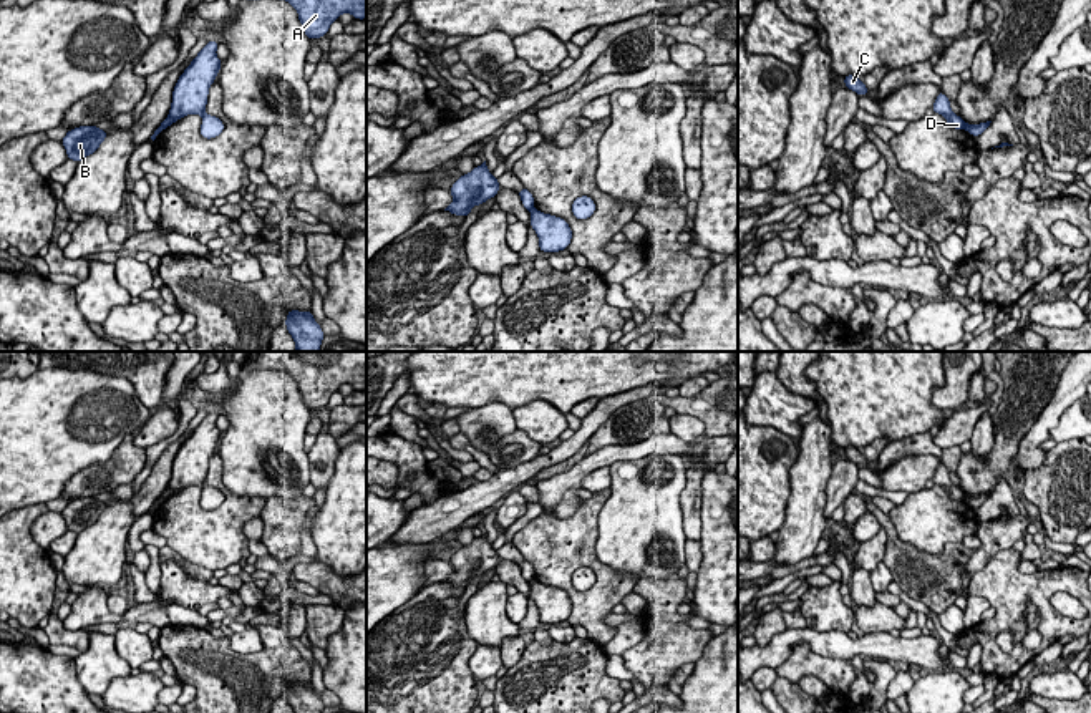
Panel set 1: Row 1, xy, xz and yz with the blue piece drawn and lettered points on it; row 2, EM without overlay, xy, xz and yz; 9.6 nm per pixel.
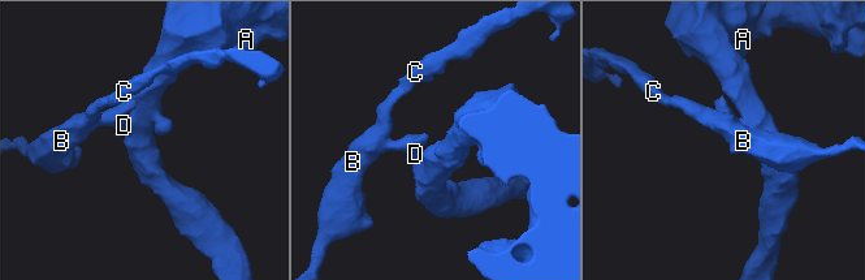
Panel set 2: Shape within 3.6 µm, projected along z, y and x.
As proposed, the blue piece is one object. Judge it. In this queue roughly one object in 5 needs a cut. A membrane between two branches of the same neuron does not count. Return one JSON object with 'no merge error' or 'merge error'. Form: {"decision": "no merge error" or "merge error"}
{"decision": "merge error"}

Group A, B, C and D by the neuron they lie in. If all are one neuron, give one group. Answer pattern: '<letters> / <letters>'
A / B C D

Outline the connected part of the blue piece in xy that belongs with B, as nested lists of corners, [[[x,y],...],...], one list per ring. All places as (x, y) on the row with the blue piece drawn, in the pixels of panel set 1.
[[[80,126],[68,131],[61,139],[61,144],[66,149],[68,159],[80,162],[86,156],[93,154],[106,136],[108,133],[98,126]]]

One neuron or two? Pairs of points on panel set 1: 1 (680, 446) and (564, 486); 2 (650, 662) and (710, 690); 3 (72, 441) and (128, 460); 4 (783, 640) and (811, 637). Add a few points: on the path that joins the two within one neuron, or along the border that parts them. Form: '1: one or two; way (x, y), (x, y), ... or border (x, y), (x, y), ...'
1: one; way (652, 446), (632, 453), (612, 453), (592, 461)
2: two; border (713, 637), (695, 662)
3: two; border (133, 435), (108, 460), (77, 473)
4: one; way (790, 639), (804, 637)

